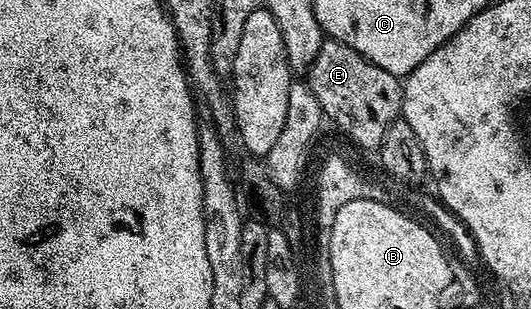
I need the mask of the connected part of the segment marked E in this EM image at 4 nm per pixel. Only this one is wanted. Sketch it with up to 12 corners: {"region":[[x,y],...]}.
{"region":[[327,38],[304,81],[323,116],[377,152],[399,76]]}

